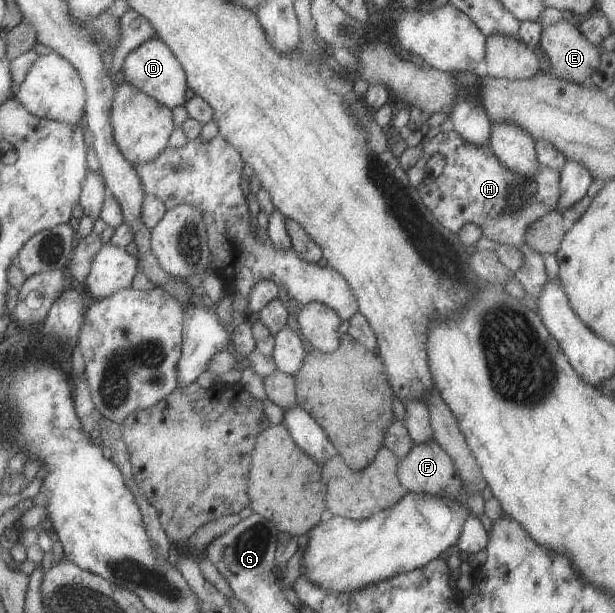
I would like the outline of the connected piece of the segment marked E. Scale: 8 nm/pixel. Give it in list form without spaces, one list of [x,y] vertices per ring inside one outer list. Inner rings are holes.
[[[559,20],[542,27],[539,43],[550,60],[551,71],[556,78],[583,85],[589,83],[591,72],[598,66],[598,47],[589,43],[577,29],[576,22]]]

